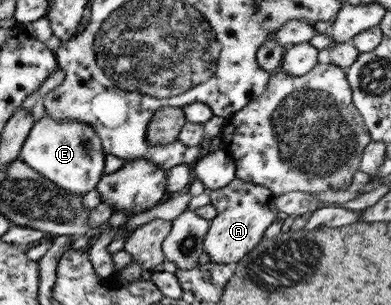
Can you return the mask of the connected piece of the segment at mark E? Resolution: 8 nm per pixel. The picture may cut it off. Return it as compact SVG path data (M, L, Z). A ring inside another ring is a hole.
M44 116L33 122L28 138L24 140L20 157L36 172L53 182L58 188L64 188L71 194L84 197L96 188L104 175L106 153L102 148L101 138L92 126L84 122L62 120L56 122L52 116Z

